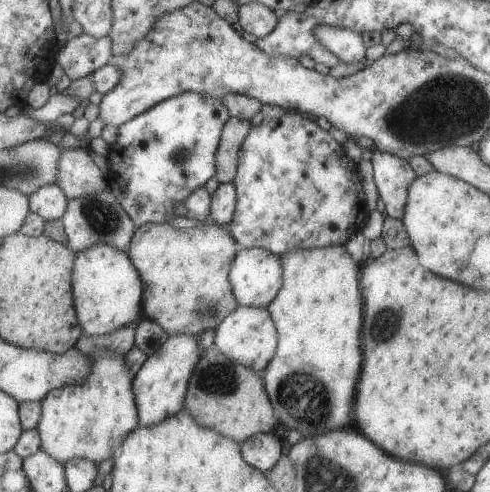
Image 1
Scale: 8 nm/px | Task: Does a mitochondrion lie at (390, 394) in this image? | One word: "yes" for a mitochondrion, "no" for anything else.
no

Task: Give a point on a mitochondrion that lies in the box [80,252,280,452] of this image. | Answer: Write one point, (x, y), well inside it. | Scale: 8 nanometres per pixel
(220, 379)

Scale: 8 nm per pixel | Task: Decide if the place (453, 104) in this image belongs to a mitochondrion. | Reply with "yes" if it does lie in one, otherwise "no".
yes

